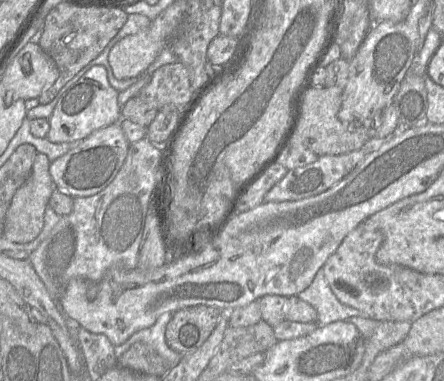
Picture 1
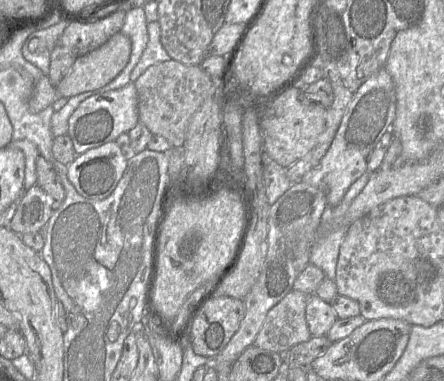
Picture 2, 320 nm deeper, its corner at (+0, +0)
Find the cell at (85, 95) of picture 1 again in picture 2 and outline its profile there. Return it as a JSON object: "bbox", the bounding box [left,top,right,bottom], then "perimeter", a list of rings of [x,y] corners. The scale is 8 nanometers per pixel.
{"bbox":[67,82,139,155],"perimeter":[[[134,82],[124,87],[92,95],[82,101],[68,120],[67,135],[77,155],[96,148],[129,132],[139,122],[138,94]]]}

